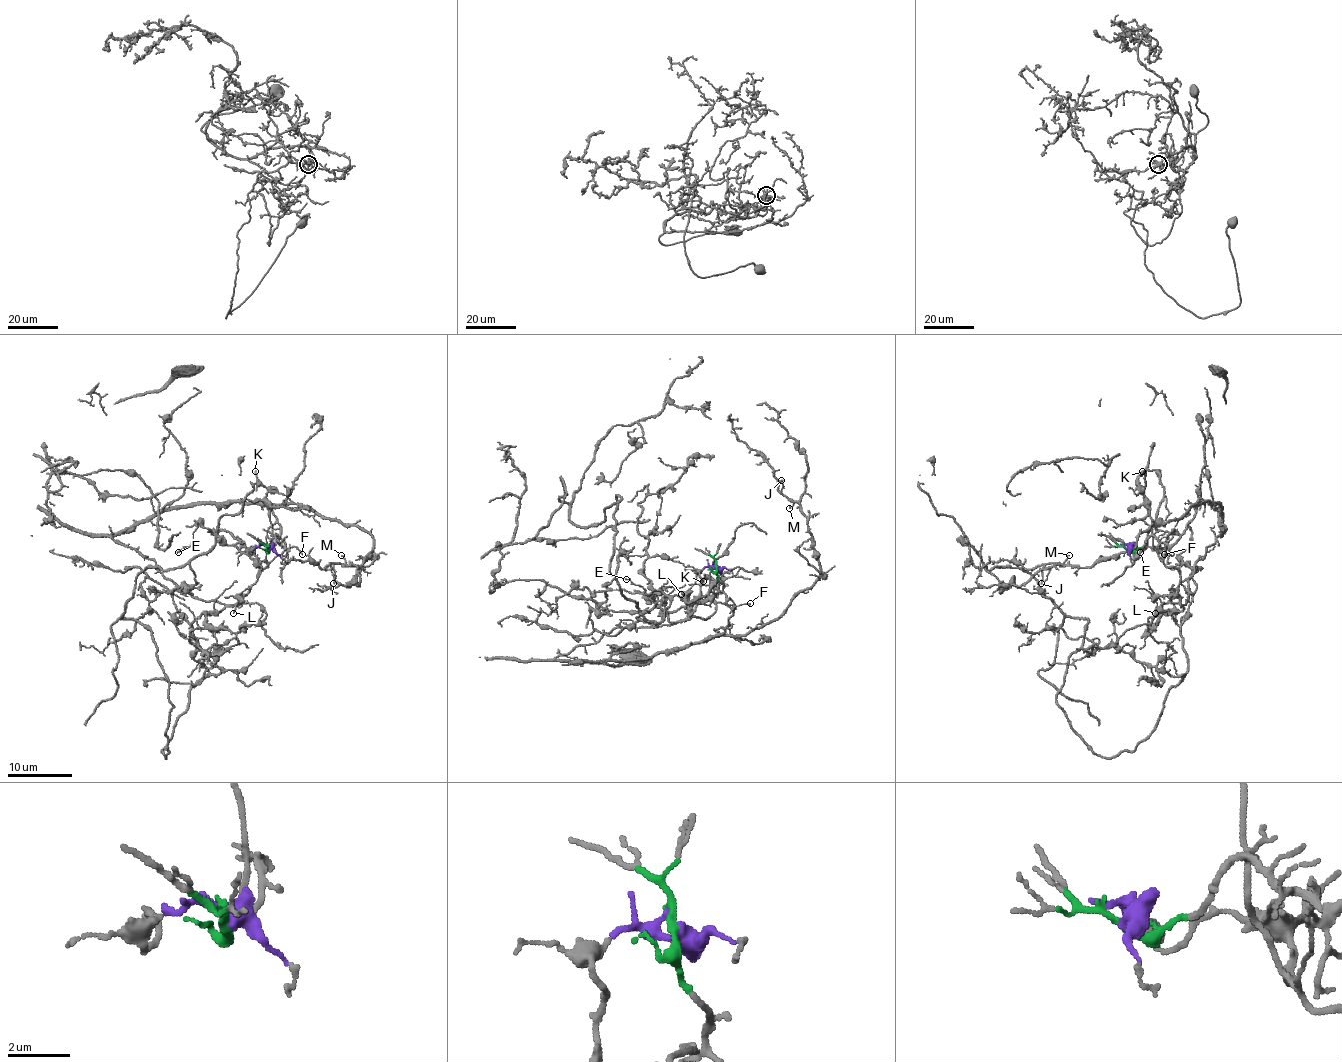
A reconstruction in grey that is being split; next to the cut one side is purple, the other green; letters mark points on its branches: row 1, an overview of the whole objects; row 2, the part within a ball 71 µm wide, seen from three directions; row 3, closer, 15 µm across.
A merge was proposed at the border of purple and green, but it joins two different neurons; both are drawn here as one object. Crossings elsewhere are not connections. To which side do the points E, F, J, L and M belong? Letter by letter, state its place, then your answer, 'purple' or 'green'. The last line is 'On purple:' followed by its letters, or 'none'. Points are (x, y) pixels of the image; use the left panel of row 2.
E: (178, 552) | purple
F: (302, 554) | green
J: (333, 583) | green
L: (233, 613) | purple
M: (341, 555) | green
On purple: E, L

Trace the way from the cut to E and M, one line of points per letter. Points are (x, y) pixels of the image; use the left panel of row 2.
E: (267, 549), (261, 544), (251, 554), (253, 546), (198, 523), (193, 541), (177, 552)
M: (267, 549), (275, 536), (285, 541), (272, 507), (299, 504), (371, 536), (371, 551), (359, 567), (341, 556)

